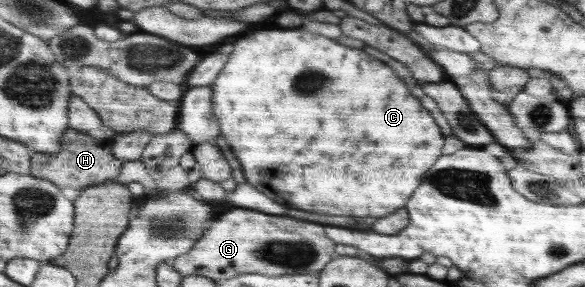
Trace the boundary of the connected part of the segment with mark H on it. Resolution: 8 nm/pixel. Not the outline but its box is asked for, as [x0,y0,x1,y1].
[30,128,124,188]

